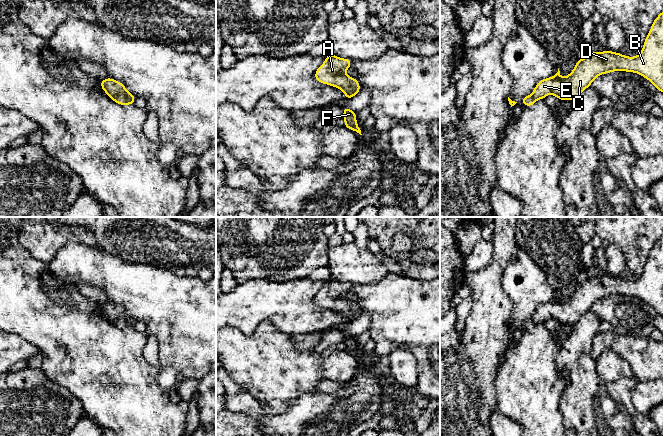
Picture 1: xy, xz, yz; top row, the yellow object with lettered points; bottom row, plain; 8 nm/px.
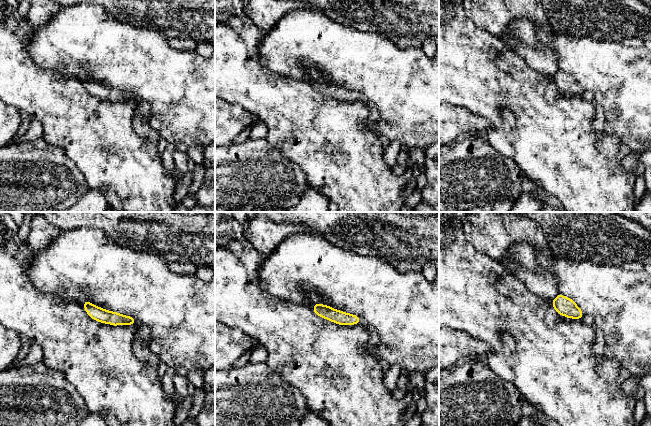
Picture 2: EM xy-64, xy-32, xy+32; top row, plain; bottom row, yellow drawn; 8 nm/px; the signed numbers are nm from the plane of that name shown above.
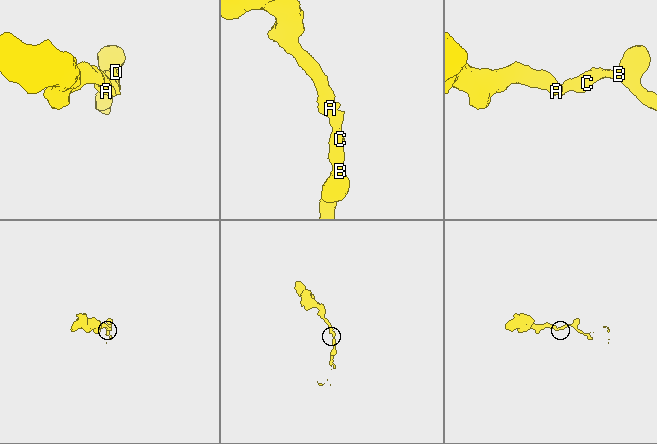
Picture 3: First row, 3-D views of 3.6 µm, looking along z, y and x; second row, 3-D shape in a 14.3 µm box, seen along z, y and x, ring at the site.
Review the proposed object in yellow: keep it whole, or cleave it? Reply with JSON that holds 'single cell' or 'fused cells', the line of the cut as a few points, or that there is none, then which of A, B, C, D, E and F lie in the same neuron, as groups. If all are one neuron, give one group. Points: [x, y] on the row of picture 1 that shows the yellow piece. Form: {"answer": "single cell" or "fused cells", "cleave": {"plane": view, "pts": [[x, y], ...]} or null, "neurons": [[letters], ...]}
{"answer": "single cell", "cleave": null, "neurons": [["A", "B", "C", "D", "E", "F"]]}

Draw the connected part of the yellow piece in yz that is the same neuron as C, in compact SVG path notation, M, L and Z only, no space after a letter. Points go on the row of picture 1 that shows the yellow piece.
M664 11L651 25L651 31L638 56L626 57L612 51L593 51L577 61L567 77L562 78L558 69L555 76L538 82L533 93L521 102L532 106L536 100L544 99L548 94L555 95L559 100L575 100L598 75L617 70L636 72L664 93Z

